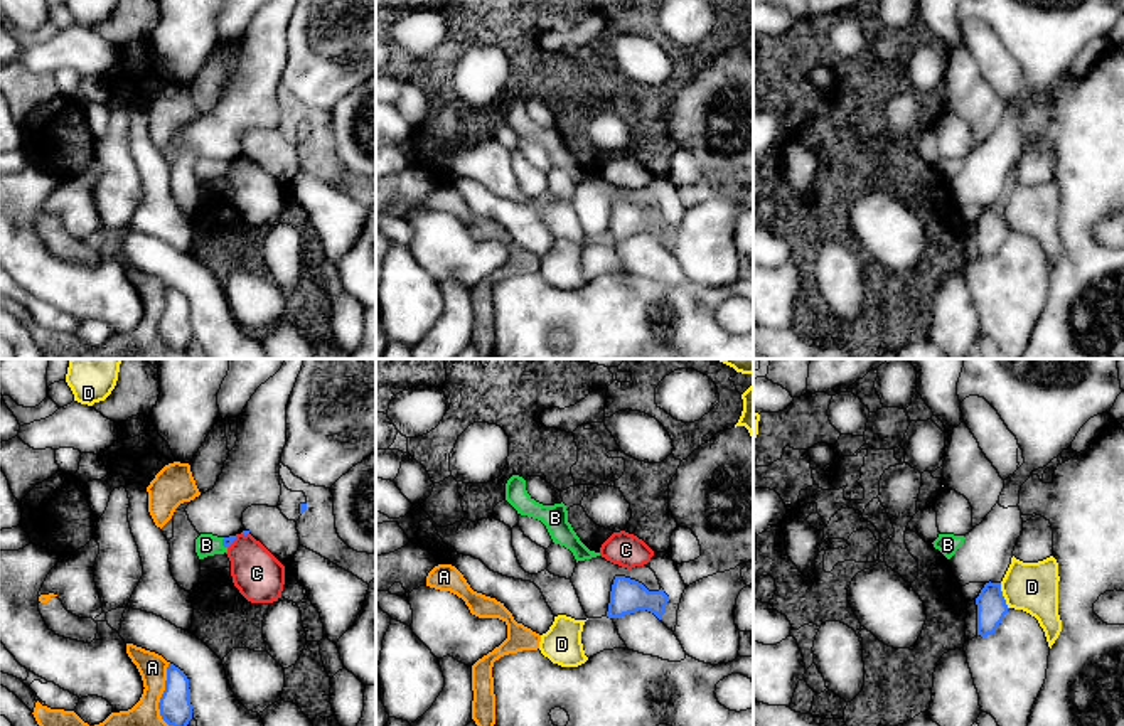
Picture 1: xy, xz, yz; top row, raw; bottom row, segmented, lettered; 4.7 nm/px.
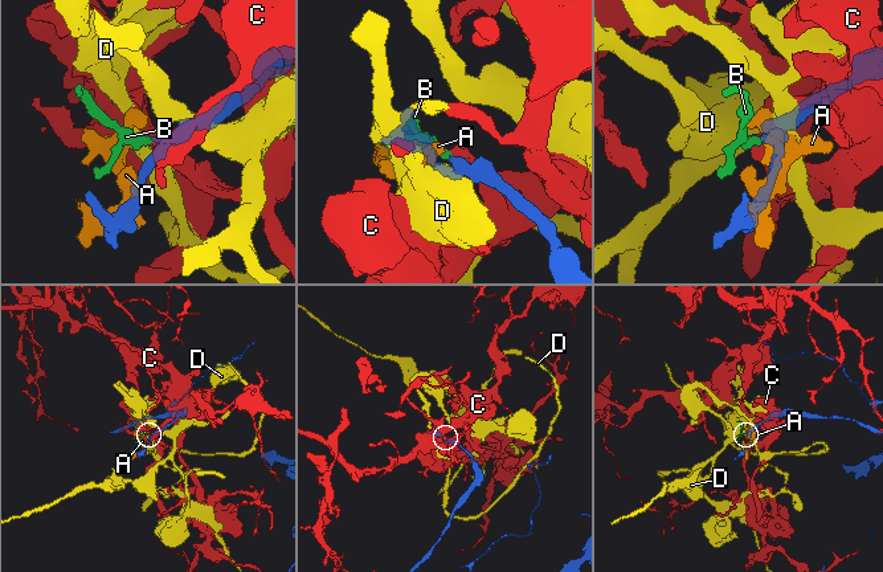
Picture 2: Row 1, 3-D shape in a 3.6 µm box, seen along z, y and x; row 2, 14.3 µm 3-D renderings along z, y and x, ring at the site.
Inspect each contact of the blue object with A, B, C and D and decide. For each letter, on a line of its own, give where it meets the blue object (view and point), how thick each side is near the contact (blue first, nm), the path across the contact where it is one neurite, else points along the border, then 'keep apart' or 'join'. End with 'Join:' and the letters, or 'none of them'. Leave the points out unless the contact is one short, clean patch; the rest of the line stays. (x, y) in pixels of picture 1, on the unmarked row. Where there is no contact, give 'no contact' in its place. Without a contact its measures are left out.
A: meets blue in xy at (159, 325); 160 nm thick on the blue side, 190 nm on the other; keep apart
B: meets blue in xy at (223, 165); 50 nm thick on the blue side, 110 nm on the other; runs through xy (226, 164), (223, 165), (206, 167); join
C: meets blue in xy at (231, 165); 50 nm thick on the blue side, 240 nm on the other; border along xy (236, 159), (228, 170); keep apart
D: meets blue in yz at (1001, 218); 140 nm thick on the blue side, 240 nm on the other; border along yz (1000, 206), (1008, 229); keep apart
Join: B

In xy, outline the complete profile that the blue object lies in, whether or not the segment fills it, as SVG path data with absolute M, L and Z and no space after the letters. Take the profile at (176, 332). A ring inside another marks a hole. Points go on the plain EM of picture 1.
M174 286L167 290L165 313L158 325L162 342L174 350L187 352L192 342L189 302Z

